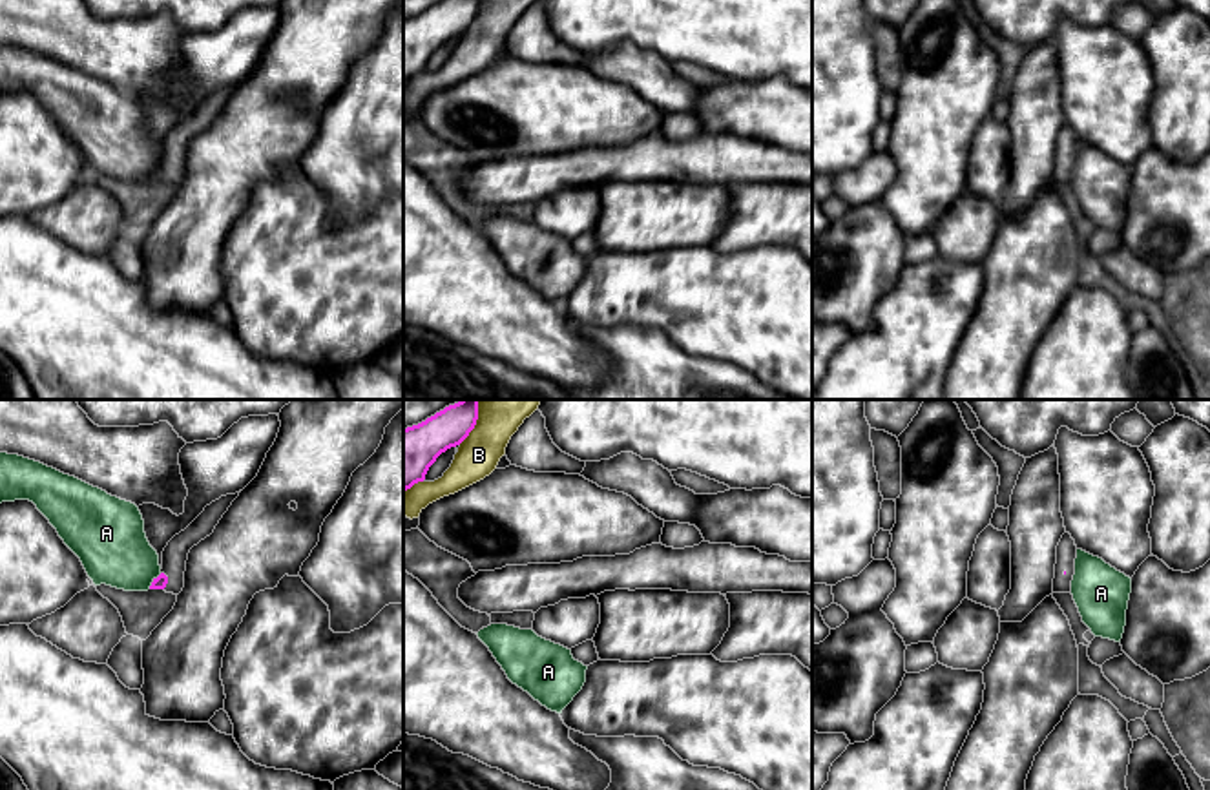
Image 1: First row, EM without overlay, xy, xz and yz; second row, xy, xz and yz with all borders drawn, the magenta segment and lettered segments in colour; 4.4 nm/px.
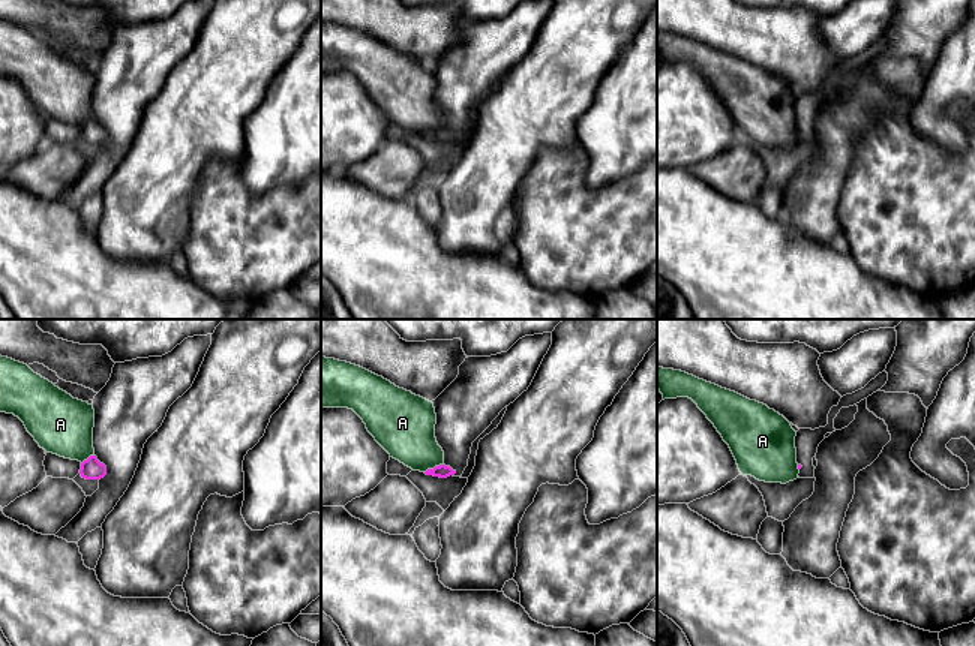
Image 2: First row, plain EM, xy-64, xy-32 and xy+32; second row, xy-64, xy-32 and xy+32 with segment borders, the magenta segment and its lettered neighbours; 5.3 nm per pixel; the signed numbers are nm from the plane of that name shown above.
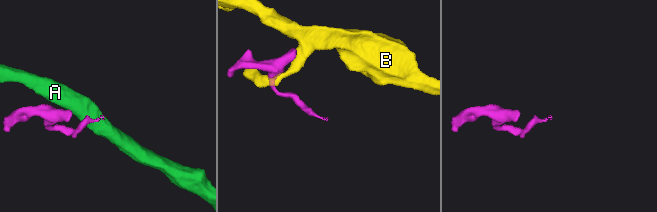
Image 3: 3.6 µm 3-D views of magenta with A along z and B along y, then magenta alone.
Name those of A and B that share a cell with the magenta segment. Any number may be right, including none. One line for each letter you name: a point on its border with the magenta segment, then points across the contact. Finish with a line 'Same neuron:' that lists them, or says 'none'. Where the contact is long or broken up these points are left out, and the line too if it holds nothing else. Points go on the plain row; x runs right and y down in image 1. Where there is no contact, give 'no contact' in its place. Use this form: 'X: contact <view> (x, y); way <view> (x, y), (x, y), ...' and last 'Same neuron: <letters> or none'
Same neuron: none

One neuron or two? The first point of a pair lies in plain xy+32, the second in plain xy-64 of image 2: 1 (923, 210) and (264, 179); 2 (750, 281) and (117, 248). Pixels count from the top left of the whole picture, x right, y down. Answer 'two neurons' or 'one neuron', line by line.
1: two neurons
2: two neurons

